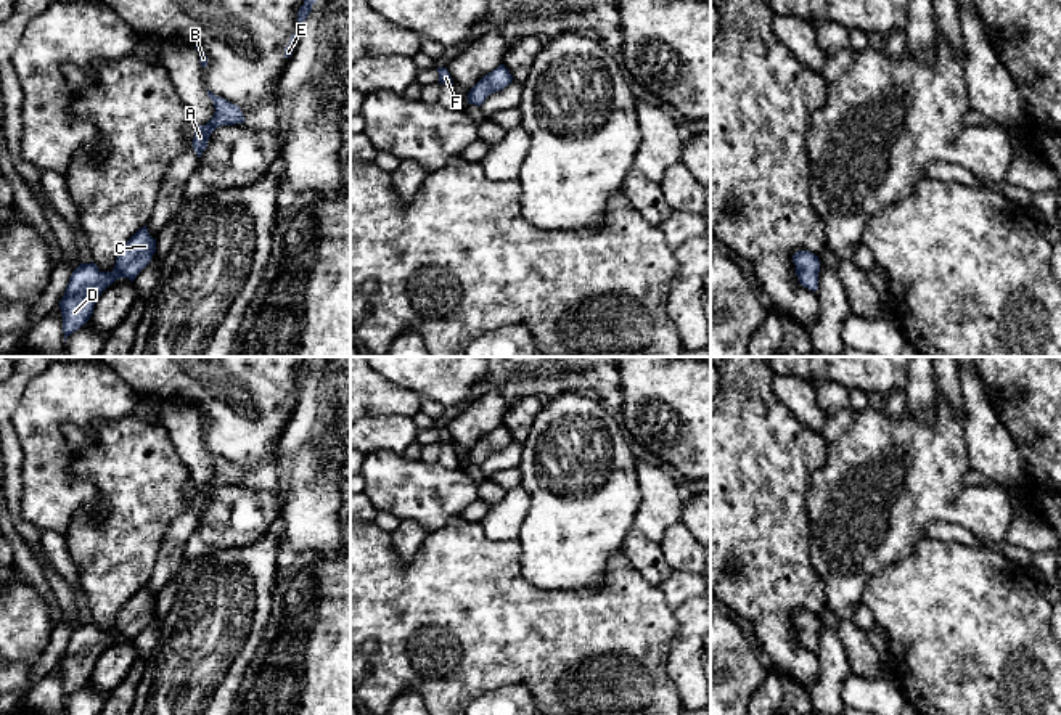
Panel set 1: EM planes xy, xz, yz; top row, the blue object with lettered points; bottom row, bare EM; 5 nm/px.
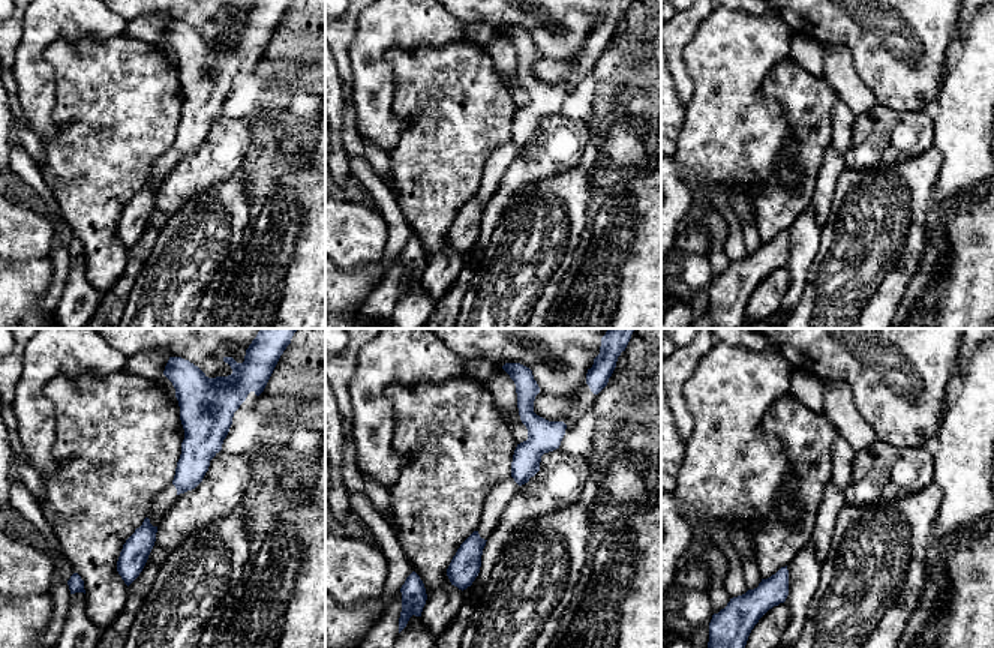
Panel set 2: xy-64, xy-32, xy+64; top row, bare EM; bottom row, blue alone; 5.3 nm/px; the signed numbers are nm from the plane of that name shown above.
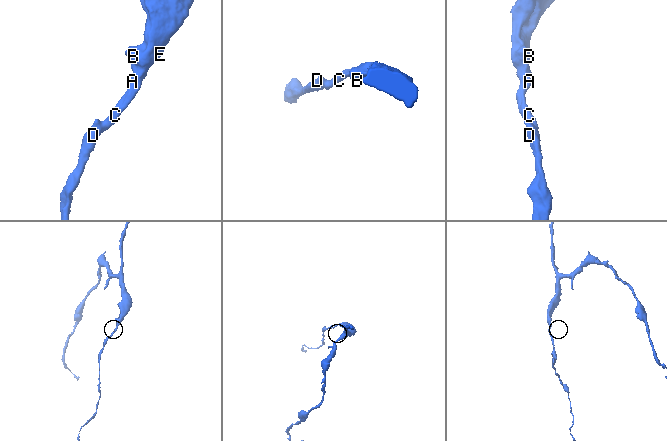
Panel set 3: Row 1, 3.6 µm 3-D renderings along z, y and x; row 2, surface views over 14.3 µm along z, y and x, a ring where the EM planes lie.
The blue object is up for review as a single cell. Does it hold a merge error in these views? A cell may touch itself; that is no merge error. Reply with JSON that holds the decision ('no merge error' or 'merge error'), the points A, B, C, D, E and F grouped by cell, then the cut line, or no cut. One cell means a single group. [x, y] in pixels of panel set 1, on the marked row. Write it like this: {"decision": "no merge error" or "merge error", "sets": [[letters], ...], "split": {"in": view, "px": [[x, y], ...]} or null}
{"decision": "no merge error", "sets": [["A", "B", "C", "D", "E", "F"]], "split": null}

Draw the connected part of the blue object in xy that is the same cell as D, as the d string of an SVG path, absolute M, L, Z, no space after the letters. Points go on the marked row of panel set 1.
M145 225L119 251L113 272L100 272L93 262L80 264L72 272L64 296L59 300L64 342L68 336L90 320L101 292L119 278L133 281L151 262L154 252L156 239L150 236Z

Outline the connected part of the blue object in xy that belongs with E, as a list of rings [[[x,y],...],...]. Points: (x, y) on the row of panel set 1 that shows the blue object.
[[[304,0],[304,5],[299,8],[296,32],[291,35],[289,45],[285,48],[285,58],[289,58],[293,55],[293,50],[299,39],[301,27],[302,27],[304,21],[307,19],[307,16],[310,14],[312,5],[315,2],[317,0]]]

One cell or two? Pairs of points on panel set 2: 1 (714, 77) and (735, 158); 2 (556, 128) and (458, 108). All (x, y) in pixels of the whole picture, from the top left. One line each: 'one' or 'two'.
1: one
2: two

